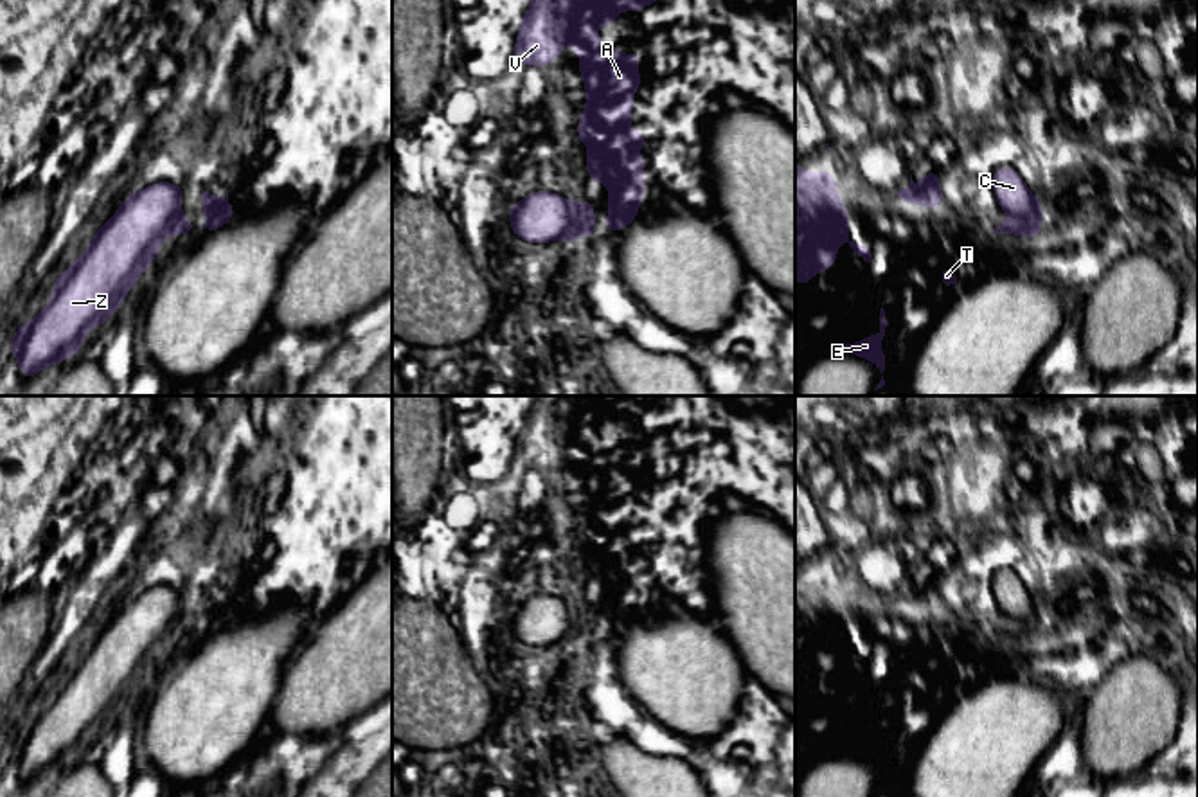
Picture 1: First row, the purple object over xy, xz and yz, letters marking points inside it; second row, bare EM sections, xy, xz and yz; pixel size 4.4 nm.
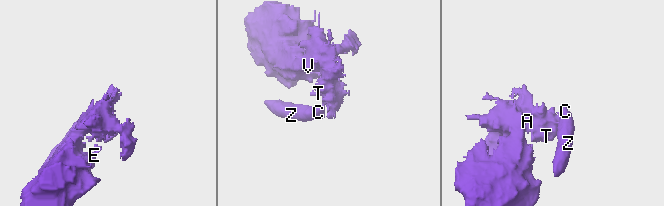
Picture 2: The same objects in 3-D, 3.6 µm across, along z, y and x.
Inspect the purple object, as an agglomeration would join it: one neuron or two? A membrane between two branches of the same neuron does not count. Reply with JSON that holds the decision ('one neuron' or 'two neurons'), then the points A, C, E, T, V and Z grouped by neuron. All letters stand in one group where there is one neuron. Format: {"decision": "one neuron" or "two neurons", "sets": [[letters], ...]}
{"decision": "two neurons", "sets": [["A", "E", "T", "V"], ["C", "Z"]]}

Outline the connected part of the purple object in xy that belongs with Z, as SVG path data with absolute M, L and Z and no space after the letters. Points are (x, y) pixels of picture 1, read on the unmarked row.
M158 585L124 601L90 649L56 682L45 712L16 732L7 754L16 757L23 781L70 761L86 734L117 714L155 662L183 596L183 590Z

